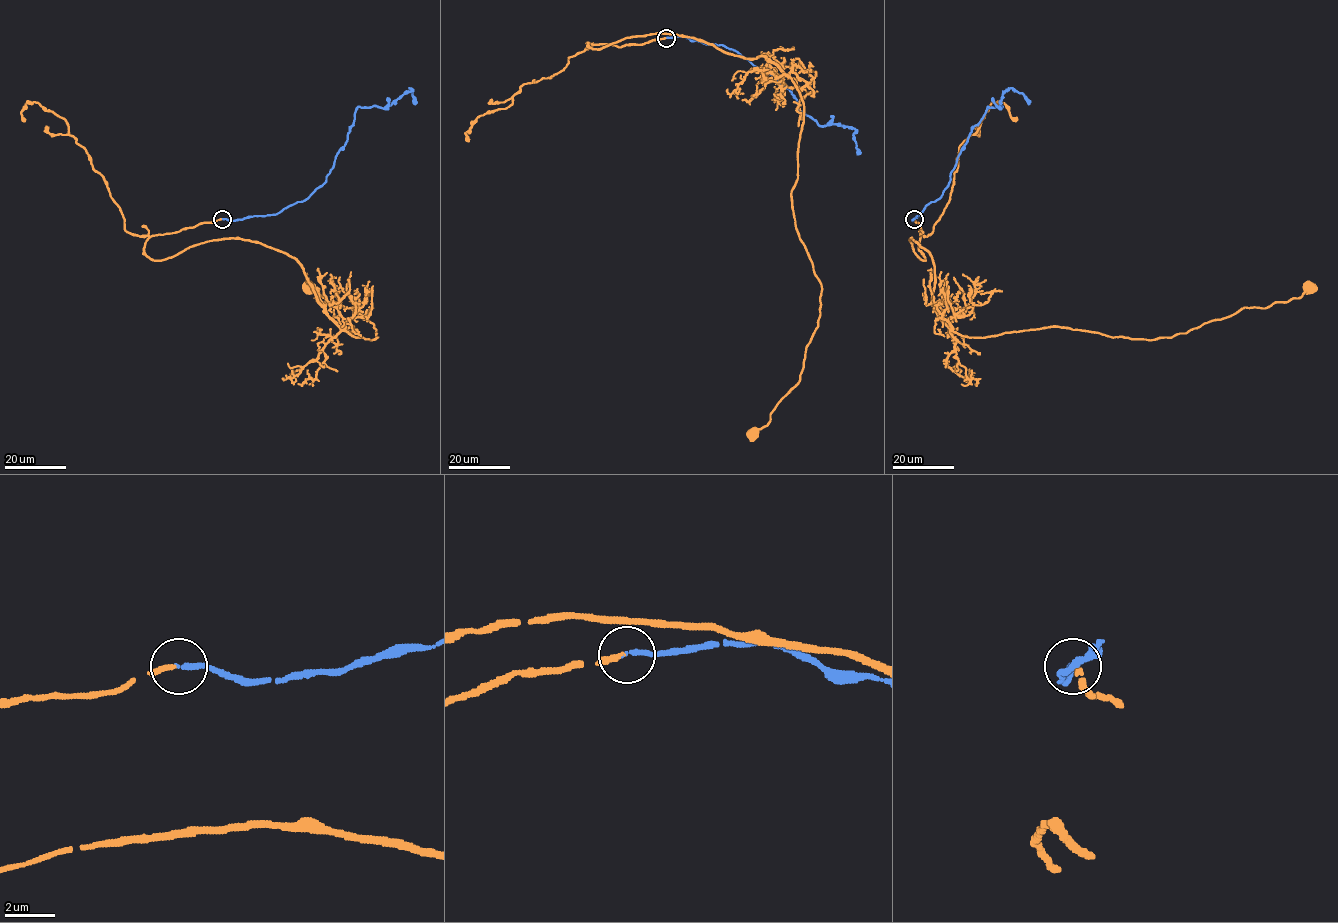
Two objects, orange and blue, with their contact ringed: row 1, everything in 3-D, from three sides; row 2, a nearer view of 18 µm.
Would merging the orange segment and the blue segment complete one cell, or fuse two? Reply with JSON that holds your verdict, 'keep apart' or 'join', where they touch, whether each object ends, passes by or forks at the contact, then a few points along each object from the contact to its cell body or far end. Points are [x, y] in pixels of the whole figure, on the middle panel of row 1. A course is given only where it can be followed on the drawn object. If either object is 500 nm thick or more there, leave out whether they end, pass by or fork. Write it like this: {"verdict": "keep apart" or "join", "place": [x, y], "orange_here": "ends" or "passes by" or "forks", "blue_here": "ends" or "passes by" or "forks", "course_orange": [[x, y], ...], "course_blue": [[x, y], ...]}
{"verdict": "join", "place": [666, 38], "orange_here": "ends", "blue_here": "ends", "course_orange": [[666, 37], [587, 43], [658, 33], [764, 56], [804, 105], [791, 207], [818, 326], [800, 381], [753, 433]], "course_blue": [[666, 37], [685, 36], [738, 52], [772, 74], [819, 125], [855, 129], [859, 152]]}

